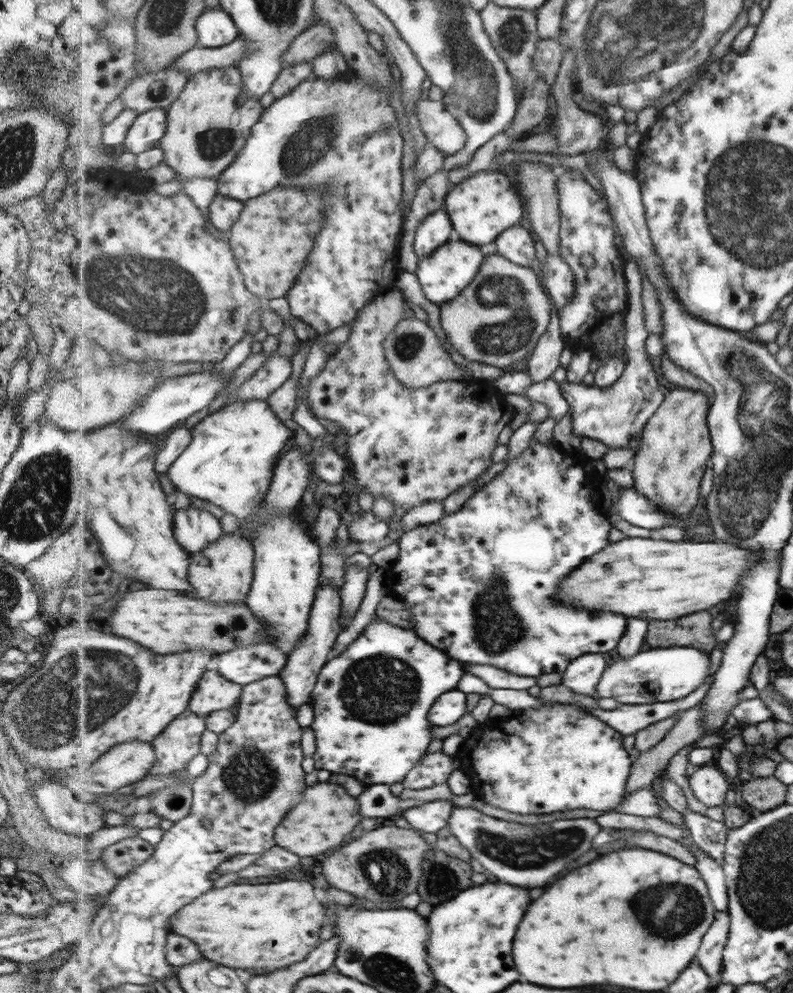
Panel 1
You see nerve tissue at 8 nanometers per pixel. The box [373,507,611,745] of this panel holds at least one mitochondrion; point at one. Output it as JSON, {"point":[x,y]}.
{"point":[497,628]}

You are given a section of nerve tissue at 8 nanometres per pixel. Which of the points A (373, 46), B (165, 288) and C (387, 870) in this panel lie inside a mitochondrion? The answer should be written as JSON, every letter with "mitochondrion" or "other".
{"A":"other","B":"mitochondrion","C":"mitochondrion"}

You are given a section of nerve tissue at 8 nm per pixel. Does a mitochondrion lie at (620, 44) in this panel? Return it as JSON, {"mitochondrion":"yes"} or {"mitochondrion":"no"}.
{"mitochondrion":"yes"}

